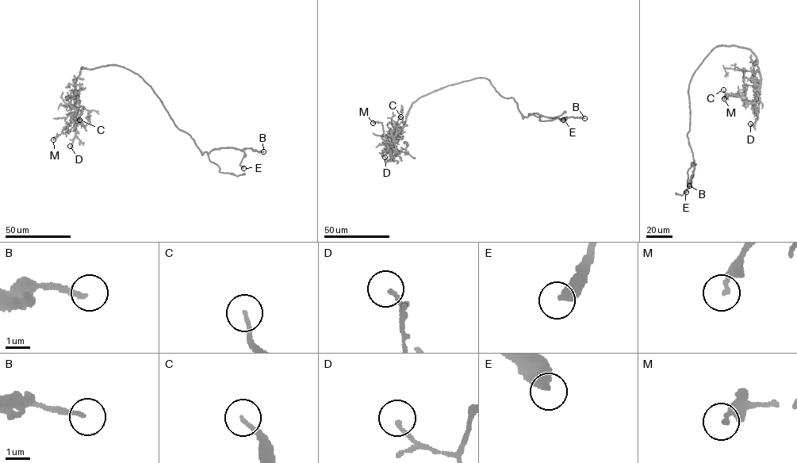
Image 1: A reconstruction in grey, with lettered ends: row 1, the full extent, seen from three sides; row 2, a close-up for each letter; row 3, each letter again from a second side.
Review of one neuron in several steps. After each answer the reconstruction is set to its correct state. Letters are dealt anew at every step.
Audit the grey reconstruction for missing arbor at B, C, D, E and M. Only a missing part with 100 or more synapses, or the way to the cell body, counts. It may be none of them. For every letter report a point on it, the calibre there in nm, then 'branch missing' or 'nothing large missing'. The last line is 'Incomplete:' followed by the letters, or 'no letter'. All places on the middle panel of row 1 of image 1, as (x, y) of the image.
B: (584, 118) | 170 nm | nothing large missing
C: (400, 116) | 140 nm | nothing large missing
D: (385, 157) | 140 nm | nothing large missing
E: (563, 120) | 460 nm | nothing large missing
M: (373, 123) | 150 nm | nothing large missing
Incomplete: no letter

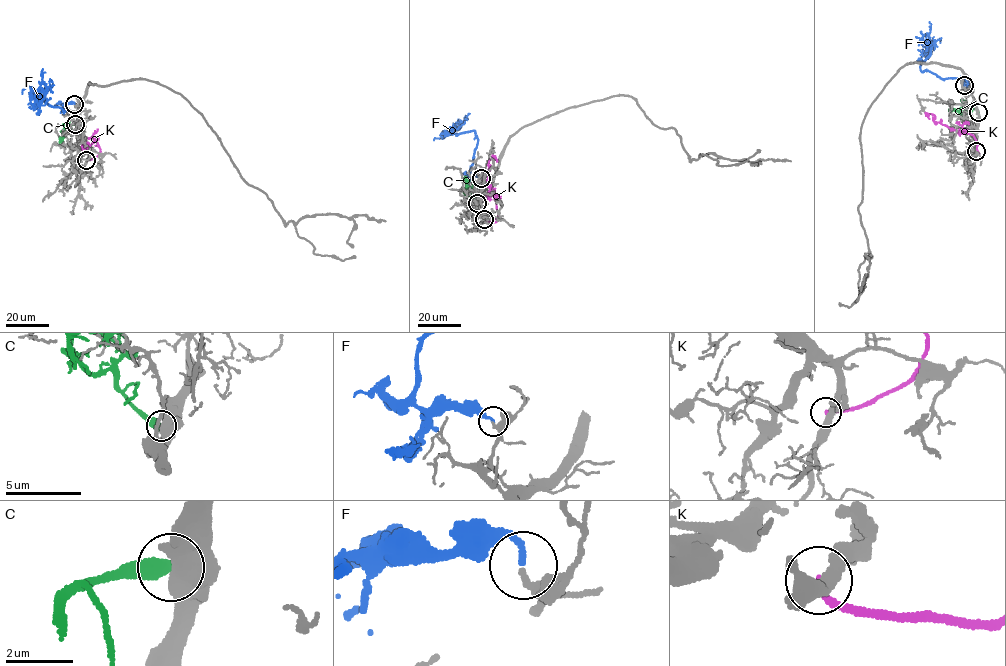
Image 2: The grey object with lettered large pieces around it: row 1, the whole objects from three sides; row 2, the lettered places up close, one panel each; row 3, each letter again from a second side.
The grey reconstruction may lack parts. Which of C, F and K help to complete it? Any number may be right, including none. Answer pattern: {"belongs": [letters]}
{"belongs": []}

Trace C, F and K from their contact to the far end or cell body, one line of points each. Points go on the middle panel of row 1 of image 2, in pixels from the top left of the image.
C: (477, 203), (465, 193), (464, 177)
F: (480, 178), (469, 175), (477, 146), (475, 133), (450, 133), (458, 130), (469, 113)
K: (484, 219), (496, 221), (499, 217), (495, 200), (489, 194), (488, 180), (488, 162), (492, 158), (497, 162)

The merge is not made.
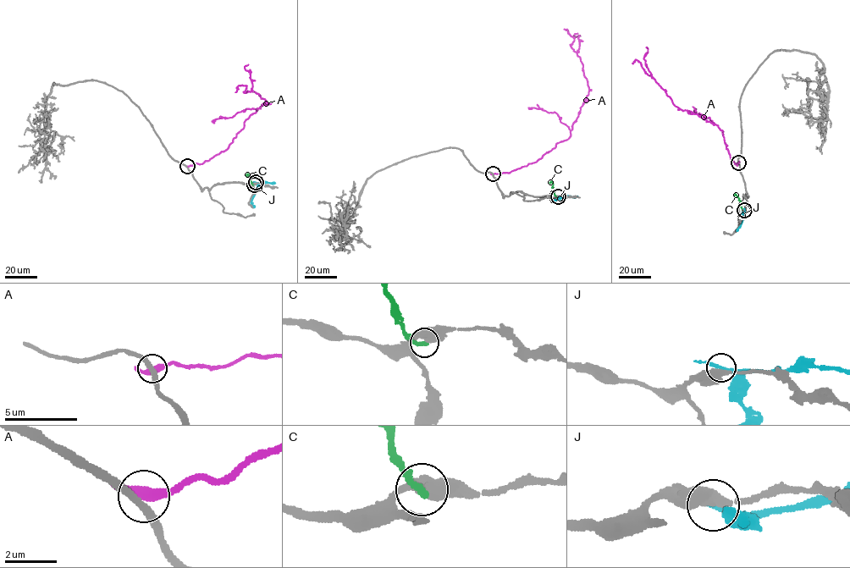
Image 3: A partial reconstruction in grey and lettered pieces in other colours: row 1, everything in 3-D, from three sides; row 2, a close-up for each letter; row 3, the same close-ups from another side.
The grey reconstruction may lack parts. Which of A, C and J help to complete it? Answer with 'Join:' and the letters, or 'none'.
Join: none

